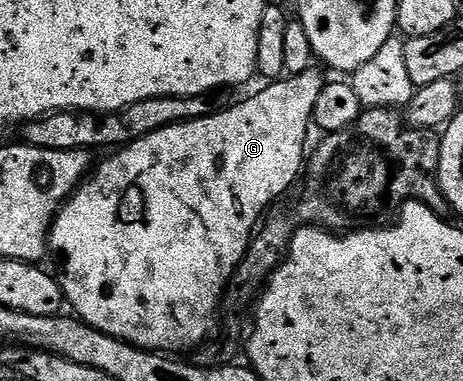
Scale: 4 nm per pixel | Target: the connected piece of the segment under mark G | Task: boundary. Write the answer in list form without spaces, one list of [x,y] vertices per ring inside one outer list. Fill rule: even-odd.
[[[314,66],[303,70],[303,74],[295,74],[294,76],[286,75],[284,78],[276,81],[266,83],[265,89],[262,92],[257,92],[254,94],[250,100],[241,100],[238,104],[233,104],[230,108],[222,107],[215,114],[211,114],[207,118],[199,118],[198,120],[188,120],[182,124],[176,124],[175,126],[167,126],[163,130],[155,130],[155,134],[147,134],[147,138],[139,138],[135,142],[126,144],[125,147],[116,149],[112,153],[113,156],[110,160],[105,160],[101,165],[94,167],[92,169],[91,175],[81,181],[81,187],[65,201],[64,206],[62,206],[61,211],[58,212],[57,216],[53,219],[53,226],[49,229],[49,243],[47,245],[48,251],[51,256],[61,263],[61,272],[59,271],[59,283],[61,286],[61,293],[65,295],[66,305],[71,309],[74,308],[76,319],[83,321],[85,324],[90,324],[95,330],[99,330],[103,334],[108,336],[114,336],[116,340],[122,340],[124,344],[133,344],[137,348],[144,348],[146,352],[155,352],[158,354],[185,354],[188,348],[196,349],[201,339],[209,332],[209,327],[213,324],[213,315],[218,315],[219,309],[222,307],[225,298],[225,289],[229,287],[229,279],[235,274],[235,270],[241,264],[241,259],[245,257],[245,252],[249,249],[249,245],[255,235],[255,229],[258,227],[259,221],[270,211],[269,207],[272,206],[273,200],[277,200],[293,183],[298,183],[299,177],[303,172],[303,165],[307,160],[307,148],[305,152],[305,131],[311,128],[311,121],[313,118],[313,107],[315,102],[319,98],[319,94],[323,94],[327,83],[327,77],[324,76],[326,73],[322,71],[320,67]]]

